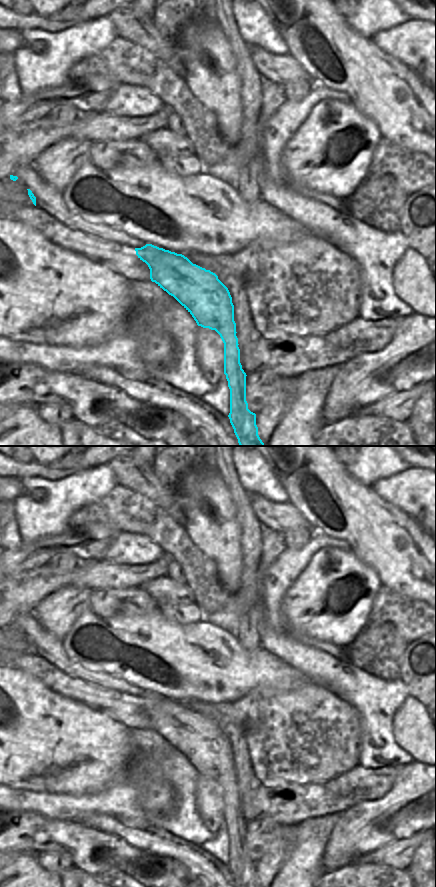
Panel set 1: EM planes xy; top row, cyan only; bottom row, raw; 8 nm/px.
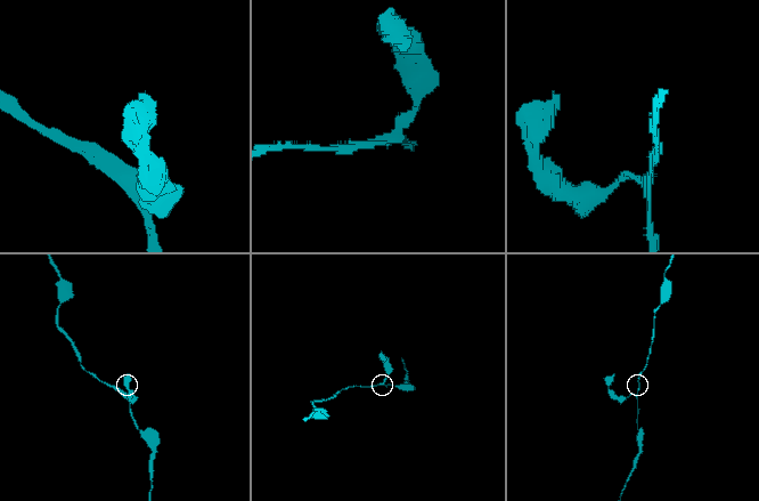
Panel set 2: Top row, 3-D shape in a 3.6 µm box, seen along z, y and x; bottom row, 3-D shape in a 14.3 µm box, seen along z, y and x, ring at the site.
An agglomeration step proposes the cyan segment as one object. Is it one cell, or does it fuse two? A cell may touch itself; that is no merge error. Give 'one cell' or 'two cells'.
one cell

